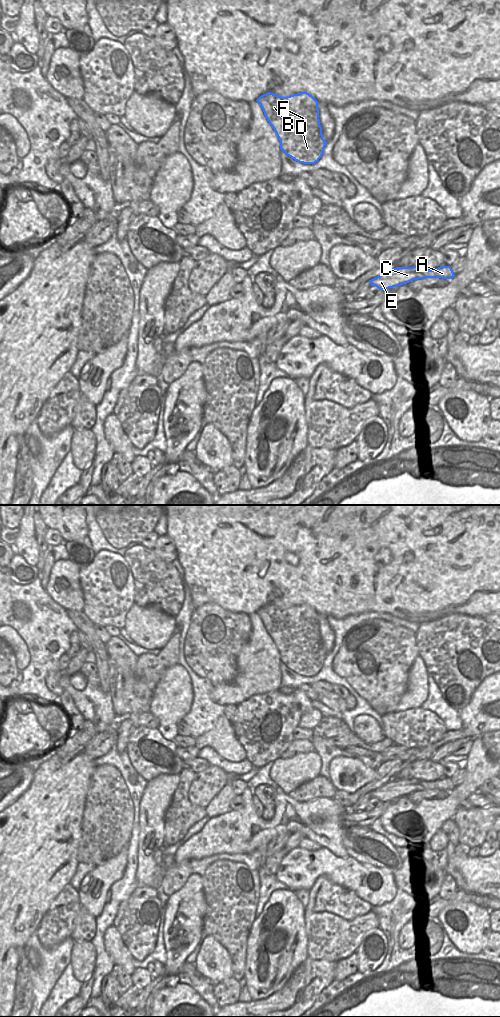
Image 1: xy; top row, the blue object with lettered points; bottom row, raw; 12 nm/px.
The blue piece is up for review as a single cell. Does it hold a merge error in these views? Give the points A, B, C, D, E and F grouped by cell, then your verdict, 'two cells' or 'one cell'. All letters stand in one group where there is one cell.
groups A C E / B D F; two cells

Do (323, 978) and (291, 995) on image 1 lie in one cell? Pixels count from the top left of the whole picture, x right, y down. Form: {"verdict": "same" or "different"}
{"verdict": "same"}

